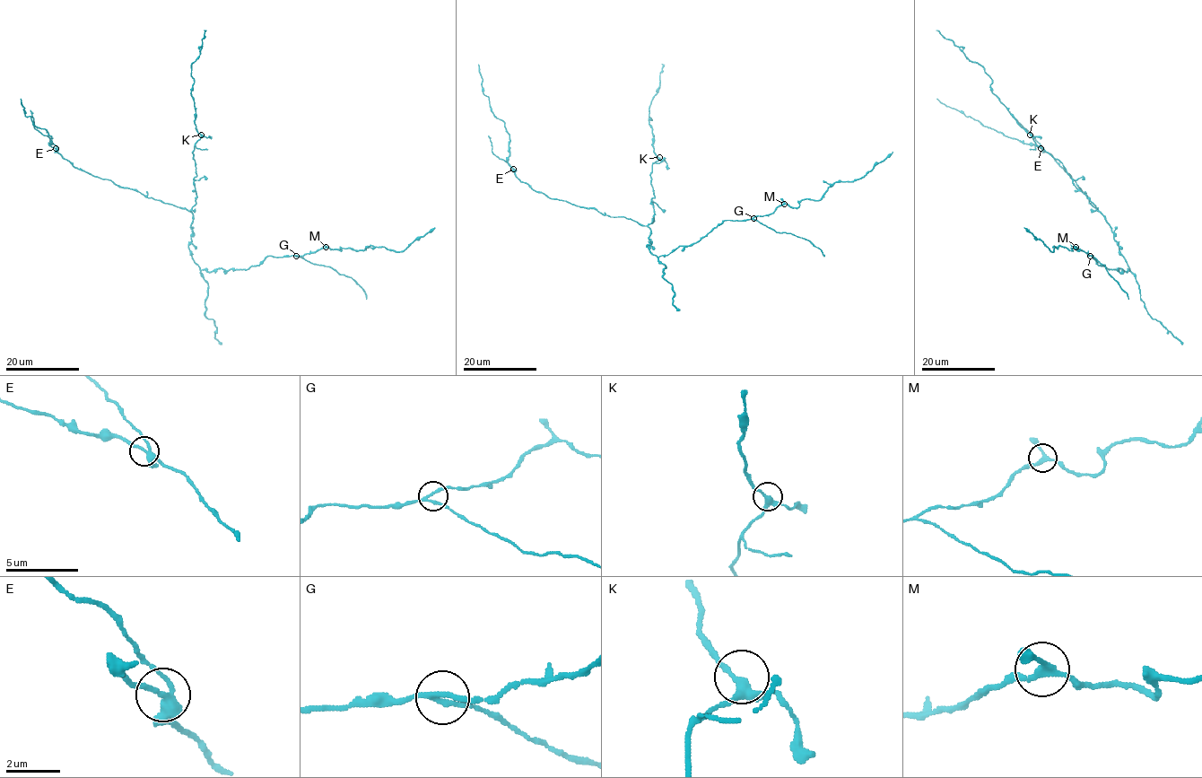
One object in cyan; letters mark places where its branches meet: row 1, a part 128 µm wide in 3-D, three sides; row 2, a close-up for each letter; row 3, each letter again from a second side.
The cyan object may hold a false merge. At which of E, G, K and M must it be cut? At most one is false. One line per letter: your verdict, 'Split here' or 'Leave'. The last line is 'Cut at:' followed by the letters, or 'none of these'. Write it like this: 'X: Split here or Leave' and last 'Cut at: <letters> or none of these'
E: Leave
G: Leave
K: Leave
M: Leave
Cut at: none of these

